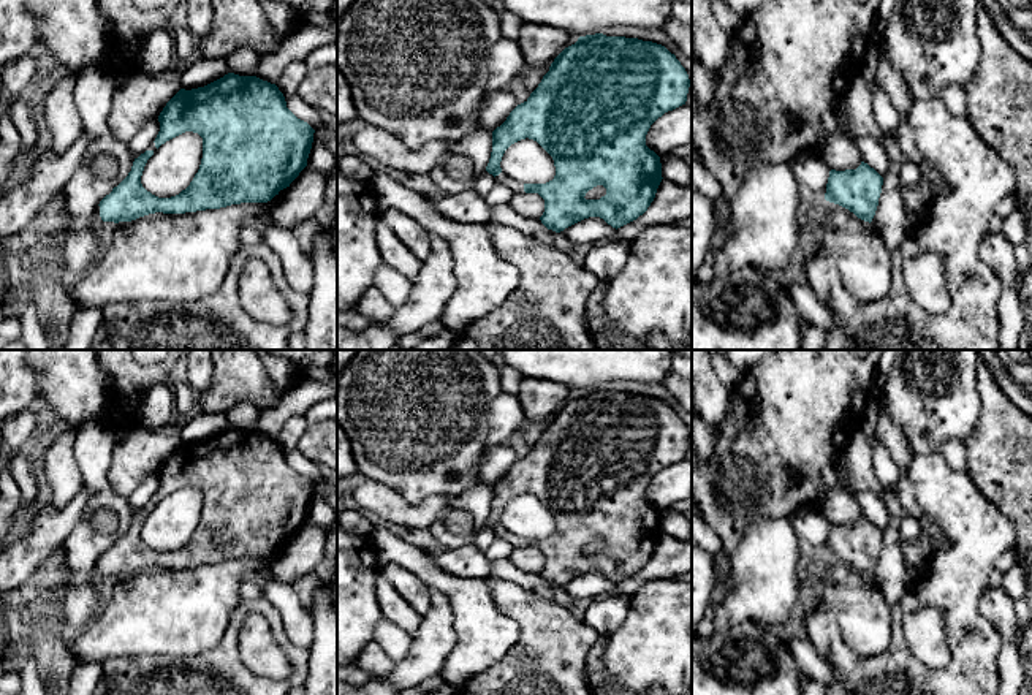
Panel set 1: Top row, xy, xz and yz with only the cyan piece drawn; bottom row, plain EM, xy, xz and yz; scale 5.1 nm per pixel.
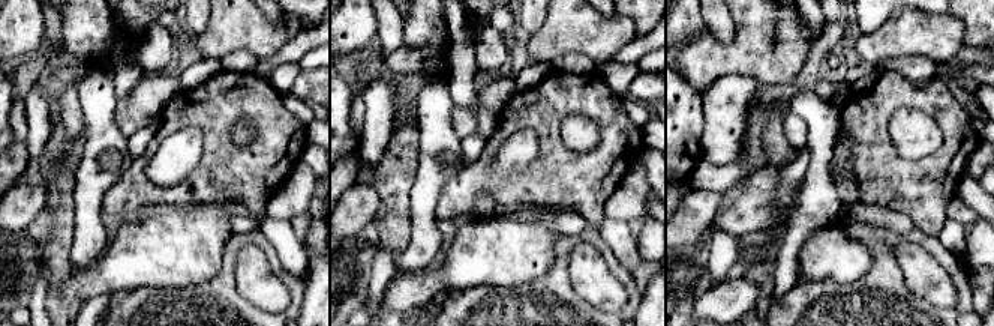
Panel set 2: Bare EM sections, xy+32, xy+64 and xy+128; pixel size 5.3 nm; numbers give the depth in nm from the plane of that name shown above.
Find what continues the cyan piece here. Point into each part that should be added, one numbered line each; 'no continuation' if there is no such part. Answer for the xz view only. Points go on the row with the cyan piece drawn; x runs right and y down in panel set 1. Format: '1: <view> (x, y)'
1: xz (516, 186)

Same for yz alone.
no continuation

